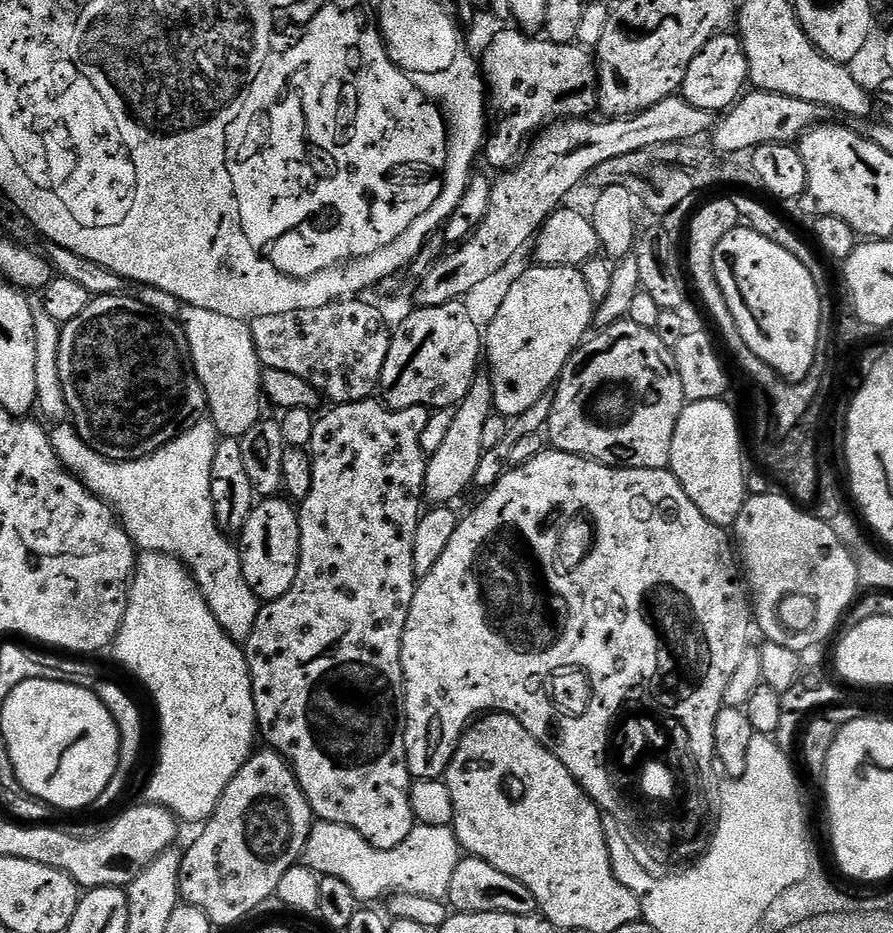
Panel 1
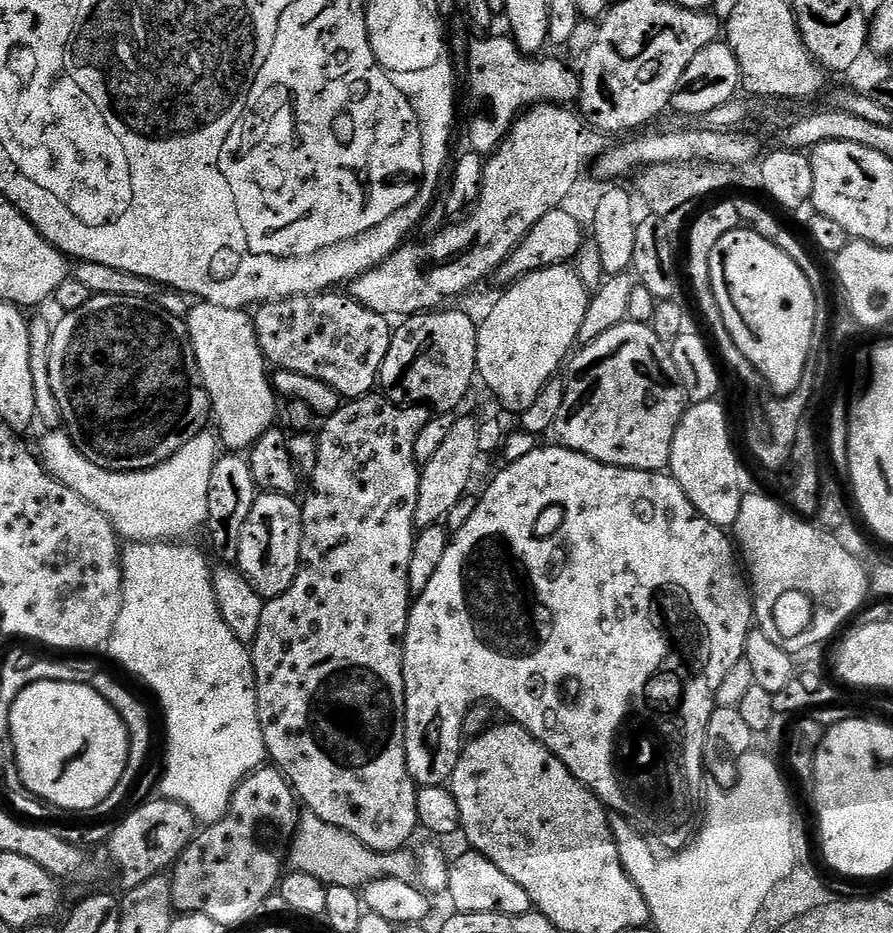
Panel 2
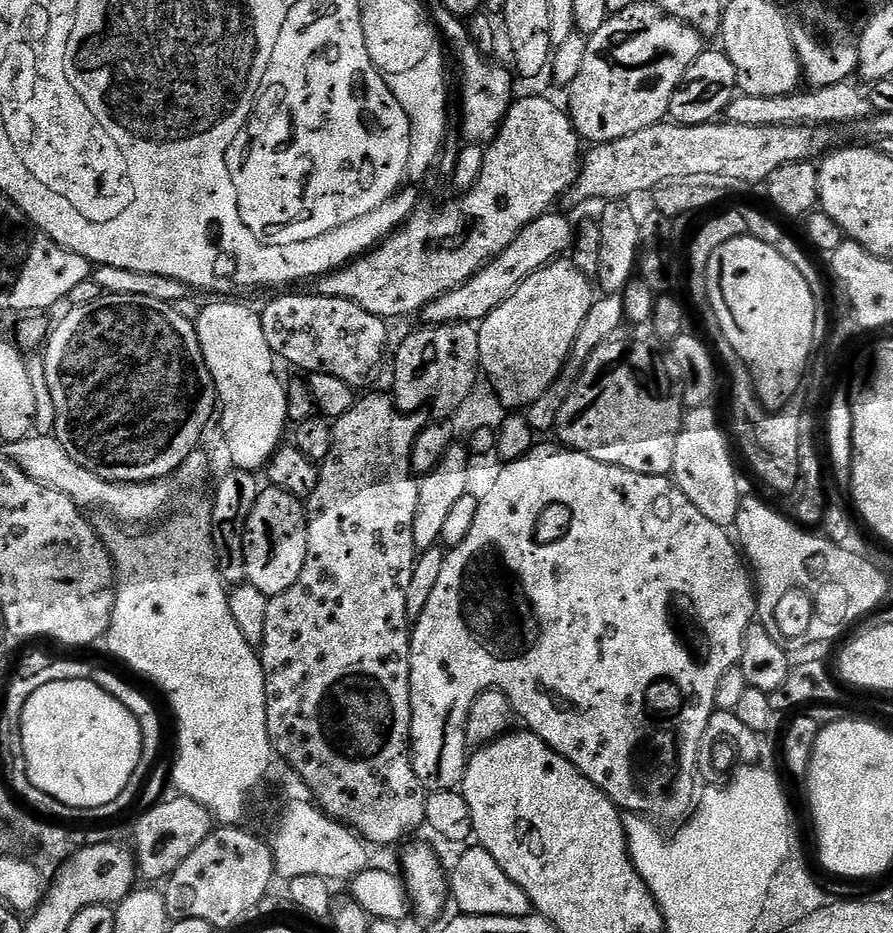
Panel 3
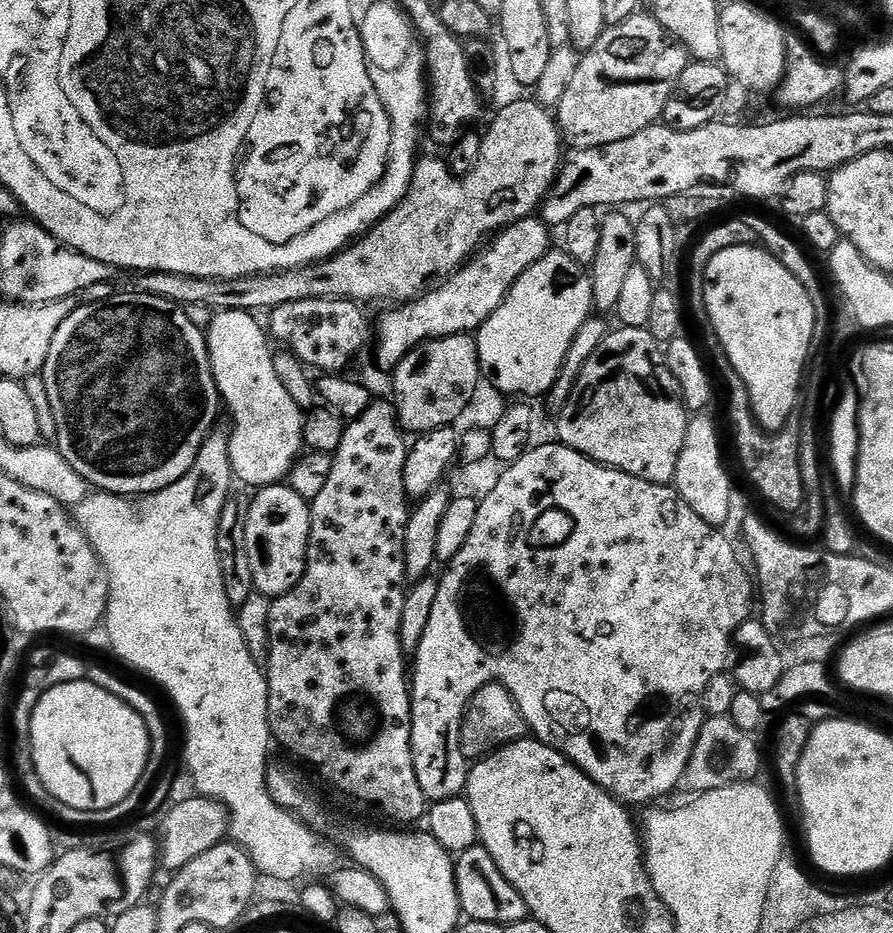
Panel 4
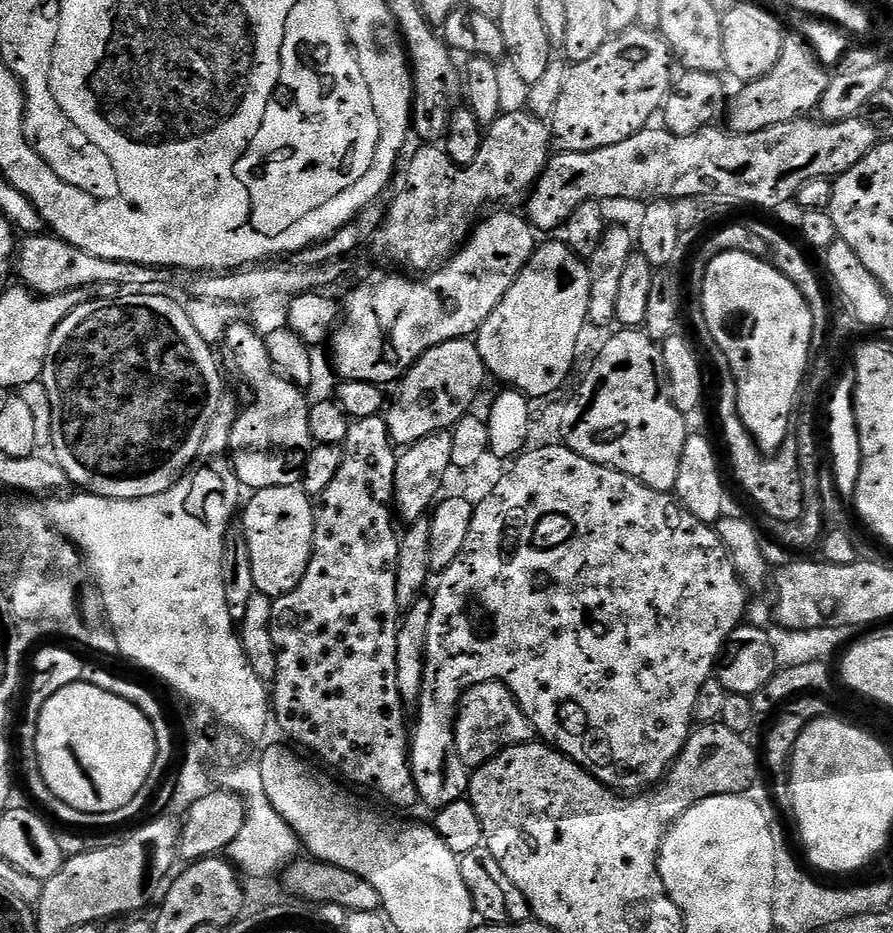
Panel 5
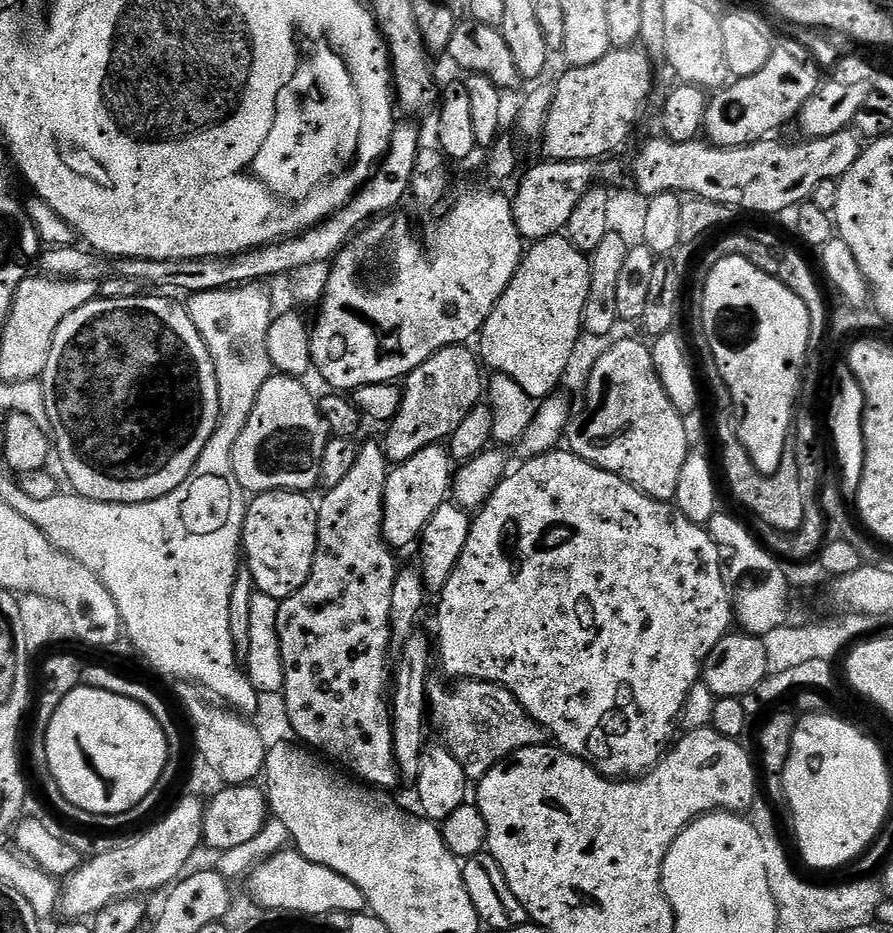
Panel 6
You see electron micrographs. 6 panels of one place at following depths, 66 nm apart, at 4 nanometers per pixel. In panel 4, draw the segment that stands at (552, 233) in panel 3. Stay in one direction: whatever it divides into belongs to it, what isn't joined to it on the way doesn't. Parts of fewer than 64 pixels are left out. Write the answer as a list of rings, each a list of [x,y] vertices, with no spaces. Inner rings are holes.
[[[529,218],[511,224],[508,228],[495,233],[473,255],[472,259],[456,271],[453,276],[448,277],[446,282],[433,287],[410,304],[401,304],[395,310],[385,311],[388,313],[381,318],[380,328],[378,324],[380,349],[376,352],[377,362],[388,370],[394,370],[400,365],[402,358],[406,358],[406,354],[410,354],[413,348],[425,344],[427,340],[437,340],[443,336],[475,333],[484,325],[486,318],[490,318],[490,314],[494,314],[494,310],[498,310],[498,306],[506,298],[506,294],[512,289],[514,282],[518,282],[518,278],[522,274],[526,274],[526,270],[530,270],[530,266],[534,266],[534,262],[538,262],[549,252],[548,235],[550,235],[548,225],[539,218]]]

